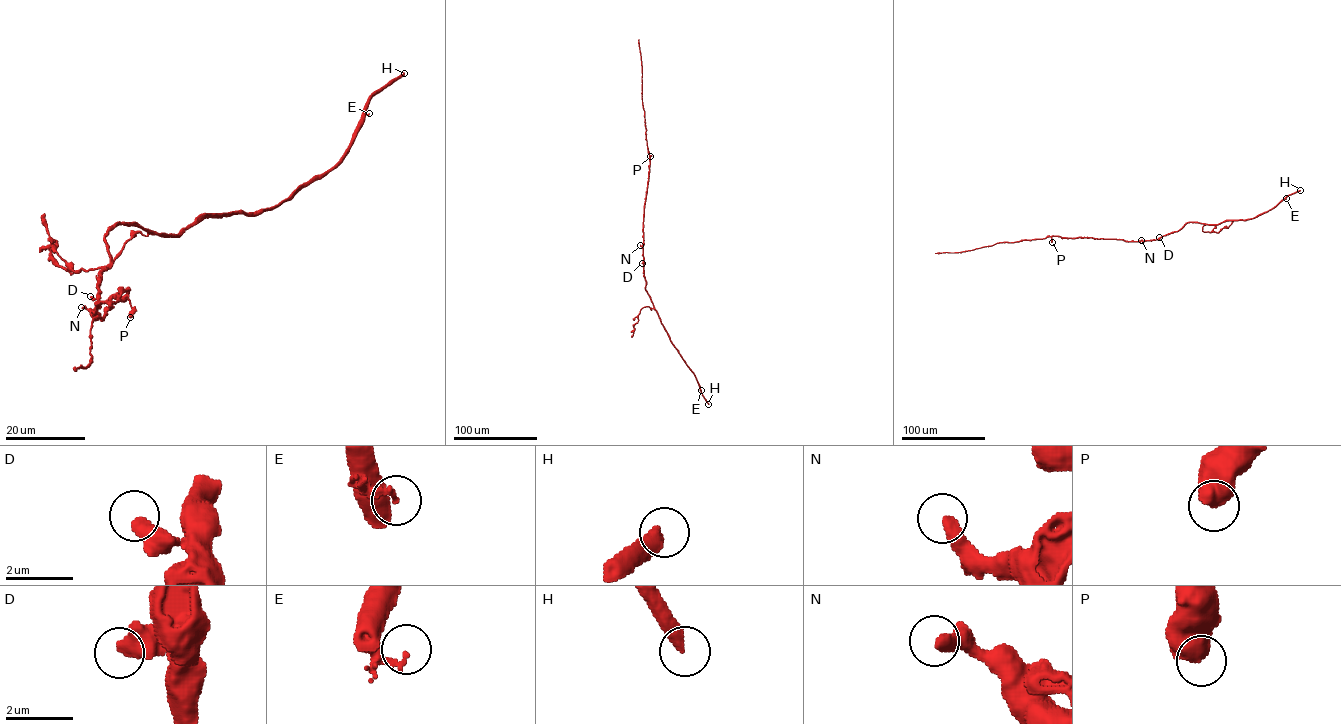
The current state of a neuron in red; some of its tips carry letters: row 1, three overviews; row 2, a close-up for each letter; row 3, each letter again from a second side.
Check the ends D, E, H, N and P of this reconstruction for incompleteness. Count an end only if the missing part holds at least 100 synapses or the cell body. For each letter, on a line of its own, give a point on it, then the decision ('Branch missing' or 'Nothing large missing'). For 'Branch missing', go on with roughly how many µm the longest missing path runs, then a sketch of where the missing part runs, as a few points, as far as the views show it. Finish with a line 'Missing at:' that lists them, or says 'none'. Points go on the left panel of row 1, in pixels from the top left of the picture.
D: Place: (90, 296). Nothing large missing
E: Place: (369, 113). Nothing large missing
H: Place: (404, 73). Nothing large missing
N: Place: (81, 307). Nothing large missing
P: Place: (130, 317). Nothing large missing
Missing at: none

